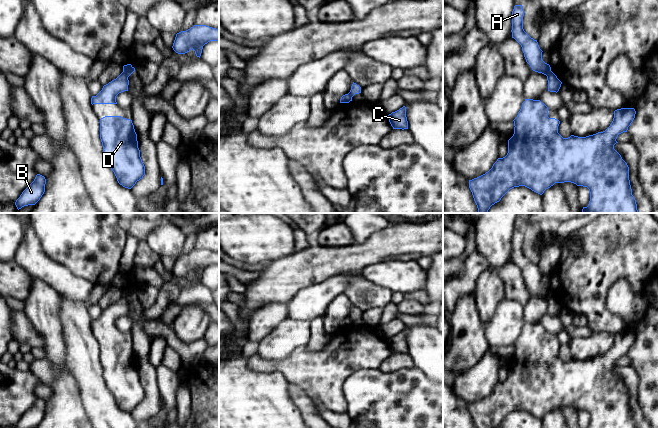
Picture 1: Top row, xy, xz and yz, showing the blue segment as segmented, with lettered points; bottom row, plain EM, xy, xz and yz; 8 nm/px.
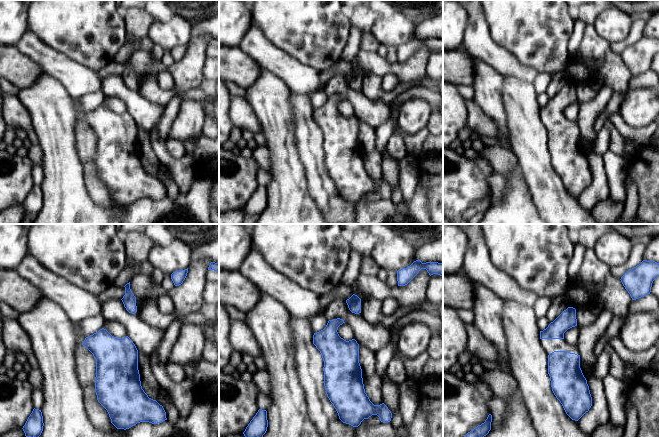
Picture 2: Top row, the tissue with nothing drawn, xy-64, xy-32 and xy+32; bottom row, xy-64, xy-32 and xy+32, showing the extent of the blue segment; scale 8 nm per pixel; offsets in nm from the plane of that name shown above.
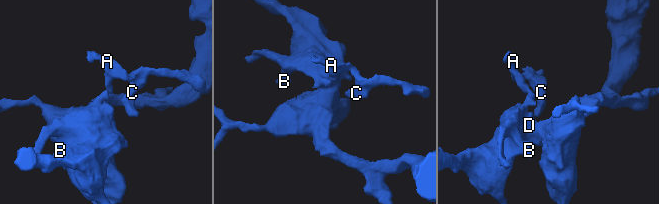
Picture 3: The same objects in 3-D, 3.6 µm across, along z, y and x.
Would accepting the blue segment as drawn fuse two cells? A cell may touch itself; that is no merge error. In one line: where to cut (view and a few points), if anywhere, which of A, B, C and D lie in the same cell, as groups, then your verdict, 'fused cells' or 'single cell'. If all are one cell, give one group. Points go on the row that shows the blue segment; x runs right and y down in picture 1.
cut xy (123, 70), (128, 76); groups A C / B D; fused cells

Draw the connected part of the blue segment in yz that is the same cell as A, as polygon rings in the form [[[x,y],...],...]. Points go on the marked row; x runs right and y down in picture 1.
[[[515,5],[512,11],[512,38],[514,38],[522,47],[526,62],[533,71],[542,73],[546,76],[551,72],[549,64],[542,60],[542,50],[537,40],[531,38],[523,29],[523,6]]]

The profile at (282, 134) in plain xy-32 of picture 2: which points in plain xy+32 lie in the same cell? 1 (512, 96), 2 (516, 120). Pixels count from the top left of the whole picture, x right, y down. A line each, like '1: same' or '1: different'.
1: different
2: different

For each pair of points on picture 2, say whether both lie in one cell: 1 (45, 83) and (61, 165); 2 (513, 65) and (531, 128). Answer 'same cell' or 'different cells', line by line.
1: same cell
2: different cells

